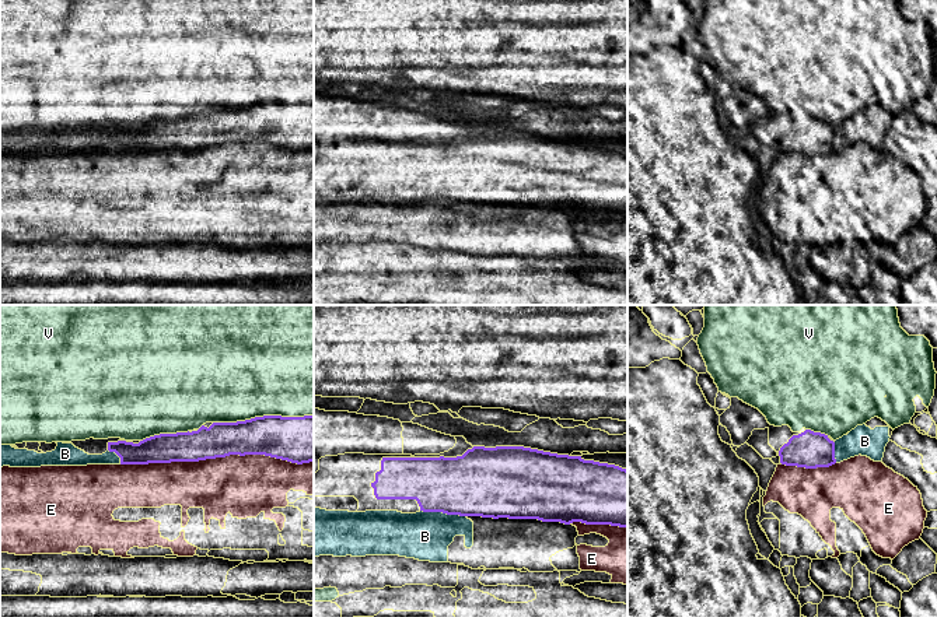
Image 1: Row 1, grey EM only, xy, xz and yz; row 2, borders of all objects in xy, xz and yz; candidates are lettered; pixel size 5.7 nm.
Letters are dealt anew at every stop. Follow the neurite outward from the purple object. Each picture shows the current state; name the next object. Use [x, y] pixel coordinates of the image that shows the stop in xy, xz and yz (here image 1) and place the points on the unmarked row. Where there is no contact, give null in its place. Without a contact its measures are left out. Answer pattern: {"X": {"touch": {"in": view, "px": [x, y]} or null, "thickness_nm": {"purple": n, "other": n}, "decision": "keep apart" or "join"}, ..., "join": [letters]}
{"B": {"touch": {"in": "xz", "px": [443, 199]}, "thickness_nm": {"purple": 360, "other": 280}, "decision": "keep apart"}, "E": {"touch": {"in": "xy", "px": [216, 143]}, "thickness_nm": {"purple": 200, "other": 360}, "decision": "keep apart"}, "V": {"touch": {"in": "xy", "px": [264, 102]}, "thickness_nm": {"purple": 280, "other": 500}, "decision": "keep apart"}, "join": []}

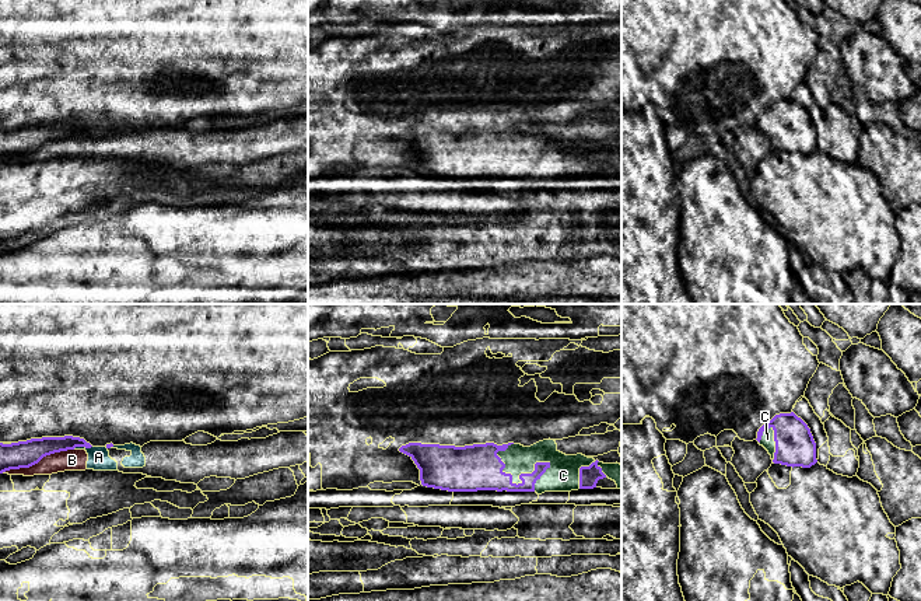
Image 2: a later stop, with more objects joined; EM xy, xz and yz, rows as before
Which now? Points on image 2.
{"A": {"touch": {"in": "xy", "px": [81, 132]}, "thickness_nm": {"purple": 120, "other": 130}, "decision": "keep apart"}, "B": {"touch": {"in": "xy", "px": [37, 149]}, "thickness_nm": {"purple": 160, "other": 130}, "decision": "keep apart"}, "C": {"touch": {"in": "xz", "px": [521, 166]}, "thickness_nm": {"purple": 260, "other": 190}, "decision": "join"}, "join": ["C"]}

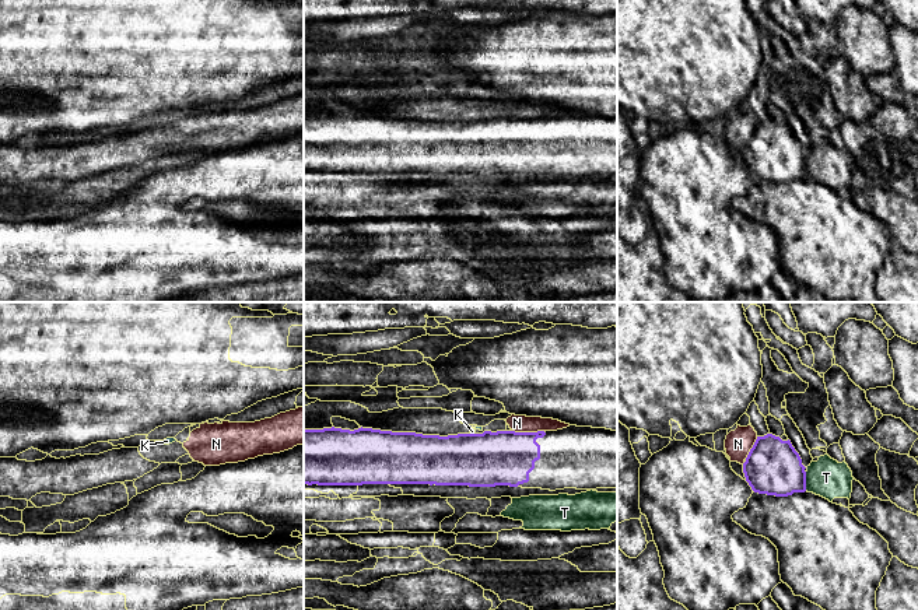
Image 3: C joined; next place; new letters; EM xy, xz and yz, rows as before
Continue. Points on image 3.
{"K": {"touch": {"in": "xz", "px": [472, 121]}, "thickness_nm": {"purple": 320, "other": 30}, "decision": "keep apart"}, "N": {"touch": {"in": "xz", "px": [528, 119]}, "thickness_nm": {"purple": 320, "other": 100}, "decision": "keep apart"}, "T": {"touch": {"in": "yz", "px": [805, 168]}, "thickness_nm": {"purple": 320, "other": 220}, "decision": "keep apart"}, "join": []}

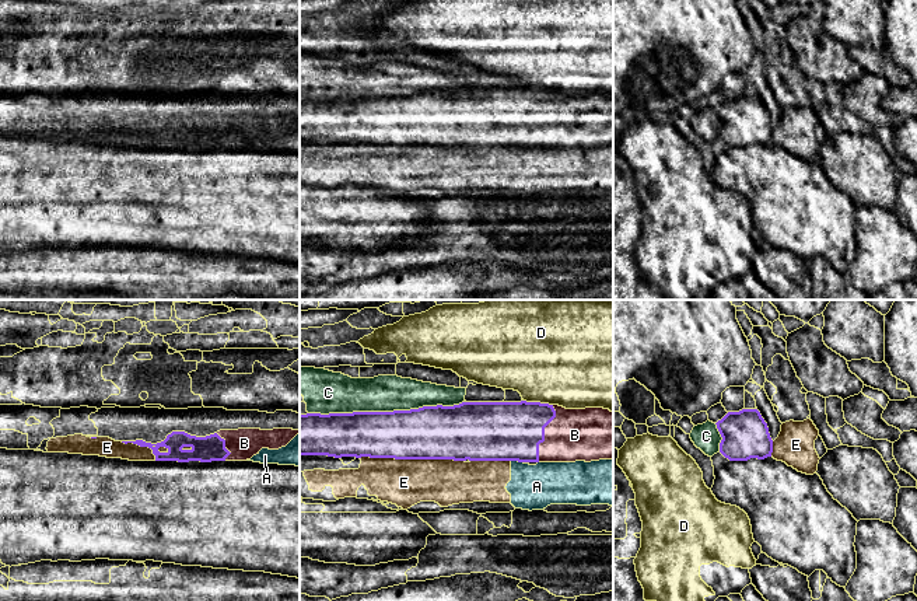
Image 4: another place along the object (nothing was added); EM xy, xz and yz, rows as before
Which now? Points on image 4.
{"A": {"touch": {"in": "xz", "px": [517, 146]}, "thickness_nm": {"purple": 340, "other": 260}, "decision": "keep apart"}, "B": {"touch": {"in": "xz", "px": [543, 119]}, "thickness_nm": {"purple": 340, "other": 300}, "decision": "join"}, "C": {"touch": {"in": "xz", "px": [387, 98]}, "thickness_nm": {"purple": 300, "other": 200}, "decision": "keep apart"}, "D": {"touch": {"in": "xz", "px": [538, 88]}, "thickness_nm": {"purple": 340, "other": 500}, "decision": "keep apart"}, "E": {"touch": {"in": "xz", "px": [412, 144]}, "thickness_nm": {"purple": 300, "other": 280}, "decision": "keep apart"}, "join": ["B"]}

